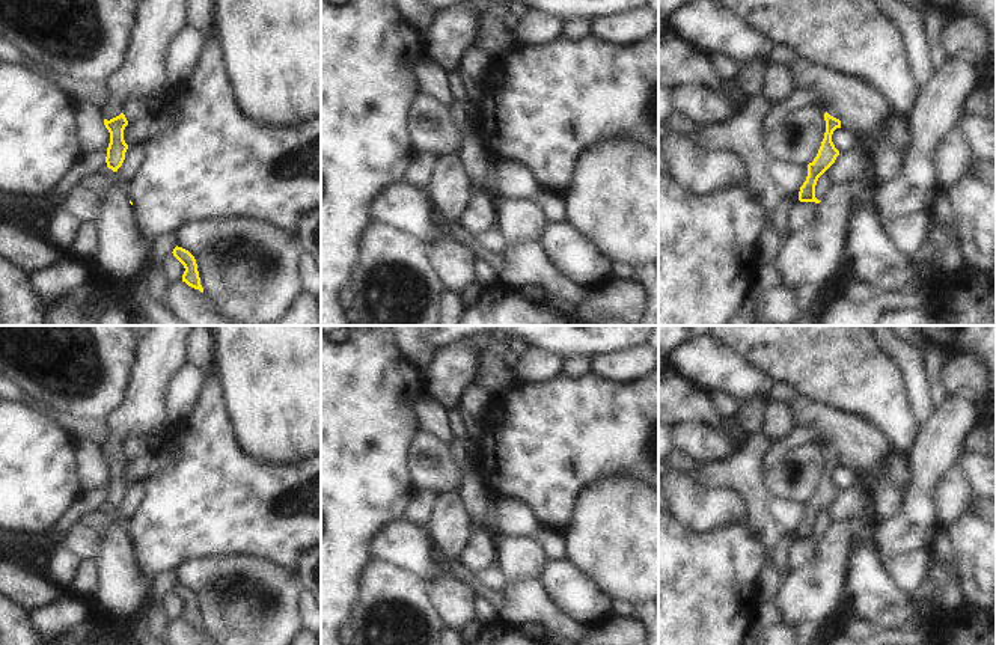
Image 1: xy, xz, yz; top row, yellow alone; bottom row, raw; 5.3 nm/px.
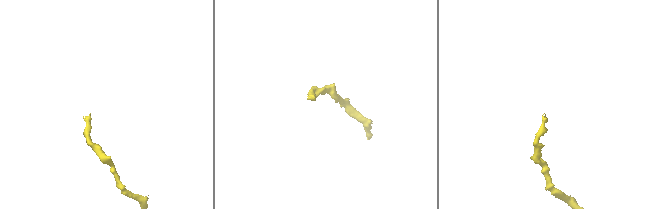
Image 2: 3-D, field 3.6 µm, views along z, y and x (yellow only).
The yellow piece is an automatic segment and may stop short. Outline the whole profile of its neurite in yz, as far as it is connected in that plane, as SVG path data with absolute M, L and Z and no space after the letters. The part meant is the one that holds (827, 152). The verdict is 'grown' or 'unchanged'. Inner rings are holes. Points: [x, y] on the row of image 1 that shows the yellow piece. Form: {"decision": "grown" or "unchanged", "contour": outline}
{"decision": "grown", "contour": "M808 59L791 65L791 71L796 90L812 90L826 102L824 139L808 164L808 176L799 191L800 202L821 202L815 197L815 185L839 155L832 142L836 128L854 131L862 142L871 136L889 136L903 151L909 145L909 118L898 115L874 83Z"}

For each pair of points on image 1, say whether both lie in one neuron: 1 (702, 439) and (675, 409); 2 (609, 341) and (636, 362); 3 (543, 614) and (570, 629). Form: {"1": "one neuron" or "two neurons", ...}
{"1": "two neurons", "2": "two neurons", "3": "one neuron"}

